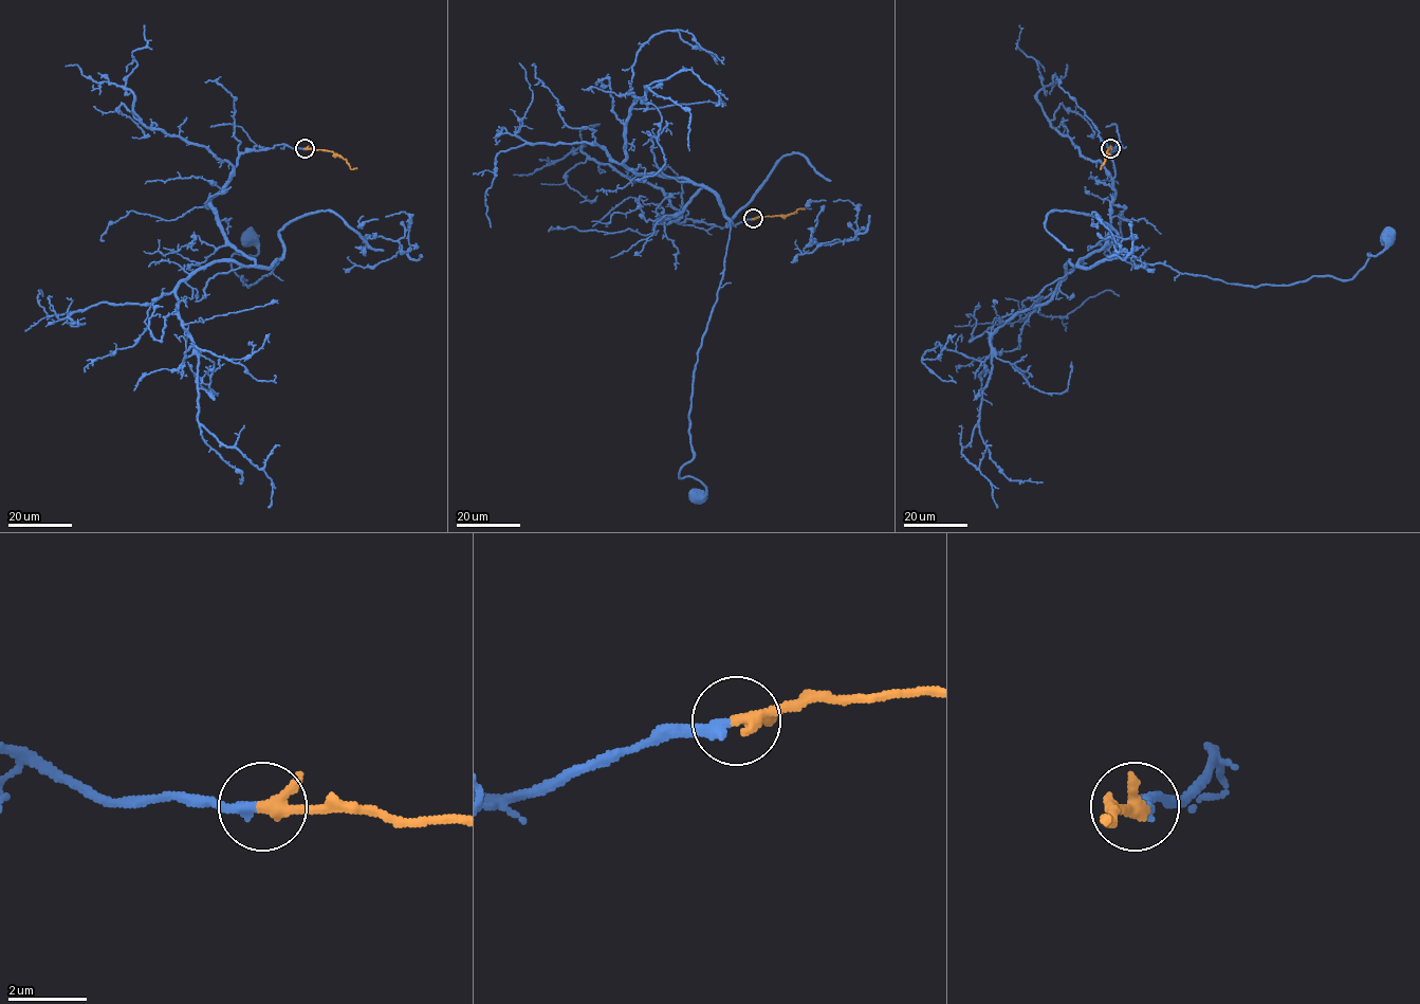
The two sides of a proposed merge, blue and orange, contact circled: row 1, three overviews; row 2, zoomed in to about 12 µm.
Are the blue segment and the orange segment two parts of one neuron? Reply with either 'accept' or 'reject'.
accept

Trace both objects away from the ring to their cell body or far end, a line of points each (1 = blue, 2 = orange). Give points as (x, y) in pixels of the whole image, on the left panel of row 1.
1: (305, 148), (242, 153), (211, 199), (237, 250), (281, 257), (247, 286), (232, 256), (258, 253), (249, 237)
2: (305, 148), (332, 150), (351, 169), (356, 167)

